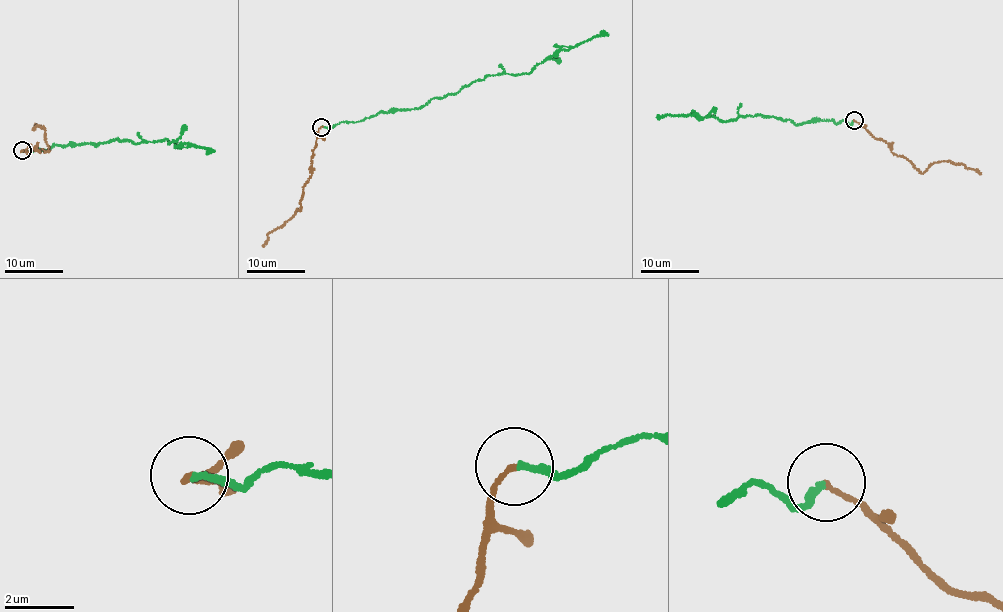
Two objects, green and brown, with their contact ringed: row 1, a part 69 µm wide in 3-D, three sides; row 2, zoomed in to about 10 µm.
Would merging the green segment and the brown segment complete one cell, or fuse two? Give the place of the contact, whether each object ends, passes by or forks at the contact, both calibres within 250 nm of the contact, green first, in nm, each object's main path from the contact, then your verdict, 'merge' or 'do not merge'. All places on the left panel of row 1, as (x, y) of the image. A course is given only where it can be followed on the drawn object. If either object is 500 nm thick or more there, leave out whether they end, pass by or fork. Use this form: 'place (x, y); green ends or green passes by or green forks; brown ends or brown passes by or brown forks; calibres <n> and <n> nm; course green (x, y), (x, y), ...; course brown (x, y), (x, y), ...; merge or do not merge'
place (22, 150); green ends; brown ends; calibres 200 and 140 nm; course green (23, 151), (116, 139), (135, 143), (166, 139), (177, 146), (192, 144), (207, 151); course brown (21, 151), (29, 152), (32, 147), (41, 152), (41, 149), (48, 150), (43, 126), (33, 129), (35, 126); merge

